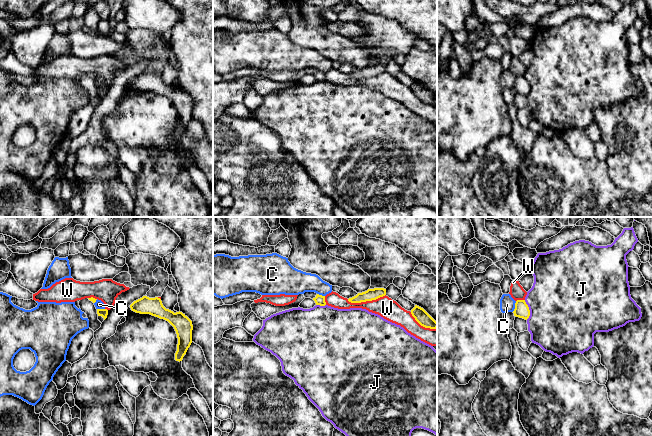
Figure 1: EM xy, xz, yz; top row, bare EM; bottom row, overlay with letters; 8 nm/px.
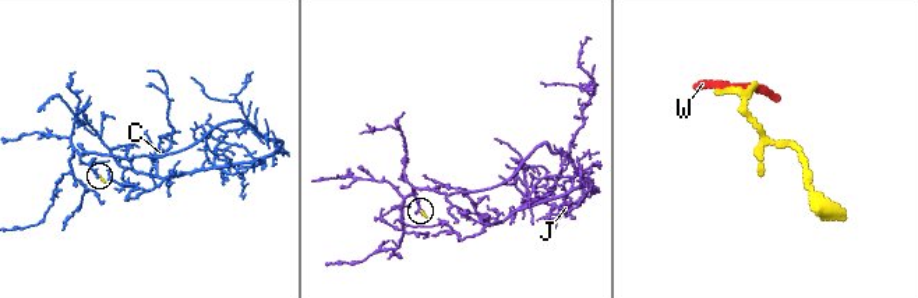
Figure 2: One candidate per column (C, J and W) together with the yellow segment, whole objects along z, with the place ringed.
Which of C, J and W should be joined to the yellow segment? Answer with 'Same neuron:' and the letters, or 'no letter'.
Same neuron: no letter

